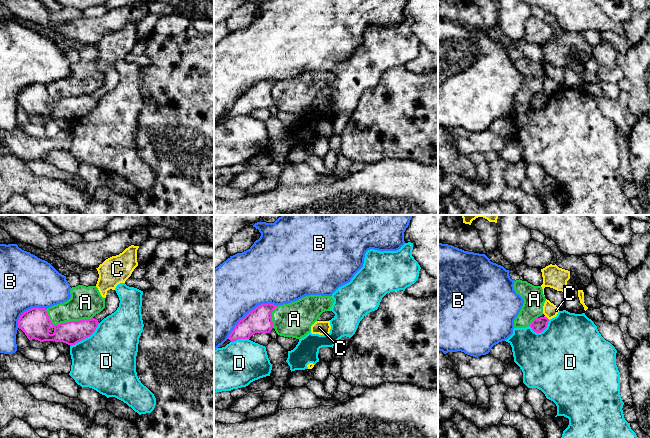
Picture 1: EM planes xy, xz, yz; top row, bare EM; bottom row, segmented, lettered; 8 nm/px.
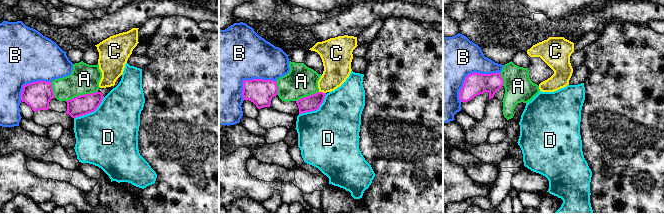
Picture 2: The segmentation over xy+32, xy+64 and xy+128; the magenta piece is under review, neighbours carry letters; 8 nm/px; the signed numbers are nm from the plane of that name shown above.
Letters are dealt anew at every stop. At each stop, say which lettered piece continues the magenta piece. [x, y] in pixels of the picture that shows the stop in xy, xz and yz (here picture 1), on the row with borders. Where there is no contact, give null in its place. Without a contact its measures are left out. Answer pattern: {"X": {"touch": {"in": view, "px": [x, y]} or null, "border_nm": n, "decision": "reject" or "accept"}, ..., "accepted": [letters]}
{"A": {"touch": {"in": "xy", "px": [66, 322]}, "border_nm": 400, "decision": "reject"}, "B": {"touch": {"in": "xz", "px": [250, 311]}, "border_nm": 480, "decision": "reject"}, "C": {"touch": {"in": "yz", "px": [546, 317]}, "border_nm": 50, "decision": "reject"}, "D": {"touch": {"in": "xy", "px": [86, 337]}, "border_nm": 300, "decision": "reject"}, "accepted": []}

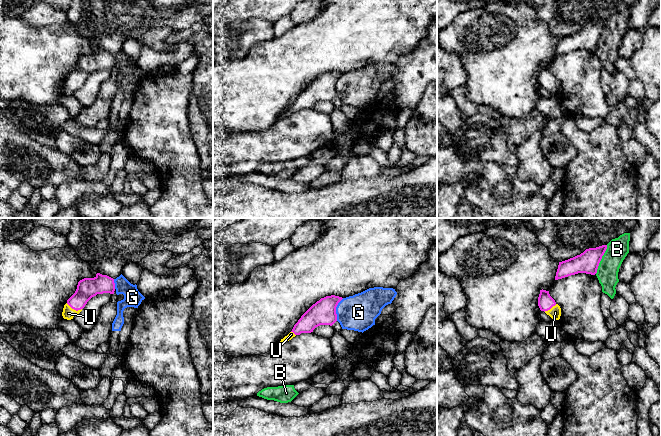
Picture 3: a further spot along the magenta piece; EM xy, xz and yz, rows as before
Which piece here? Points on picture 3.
{"B": {"touch": {"in": "yz", "px": [601, 258]}, "border_nm": 260, "decision": "reject"}, "G": {"touch": {"in": "xz", "px": [335, 309]}, "border_nm": 190, "decision": "reject"}, "U": {"touch": {"in": "xy", "px": [74, 309]}, "border_nm": 140, "decision": "accept"}, "accepted": ["U"]}

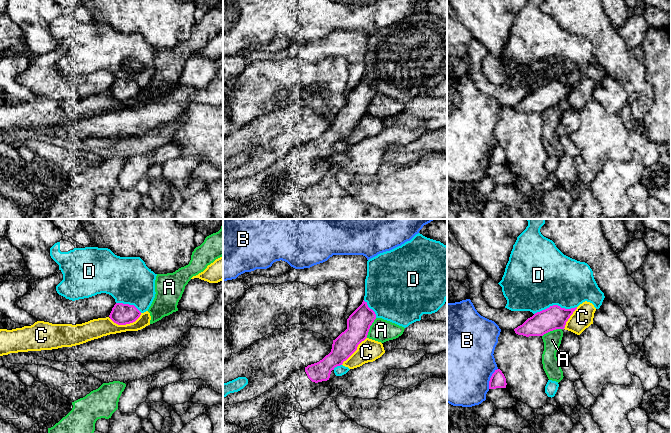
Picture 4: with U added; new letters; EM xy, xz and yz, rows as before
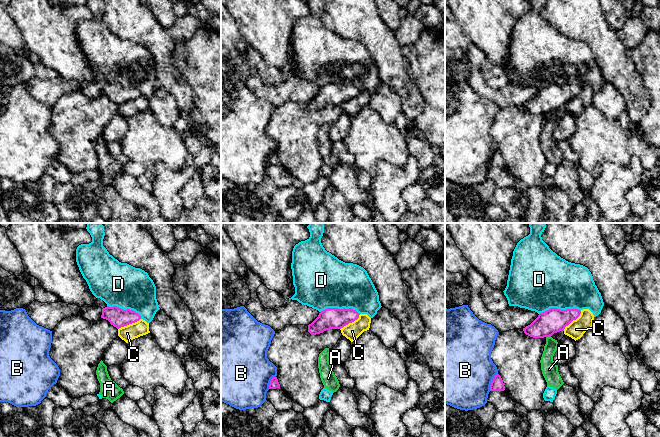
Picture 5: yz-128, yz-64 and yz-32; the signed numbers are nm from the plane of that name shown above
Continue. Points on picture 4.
{"A": {"touch": {"in": "xz", "px": [369, 328]}, "border_nm": 180, "decision": "reject"}, "B": {"touch": {"in": "yz", "px": [490, 378]}, "border_nm": 180, "decision": "reject"}, "C": {"touch": {"in": "xy", "px": [125, 324]}, "border_nm": 260, "decision": "reject"}, "D": {"touch": {"in": "yz", "px": [555, 305]}, "border_nm": 360, "decision": "reject"}, "accepted": []}

